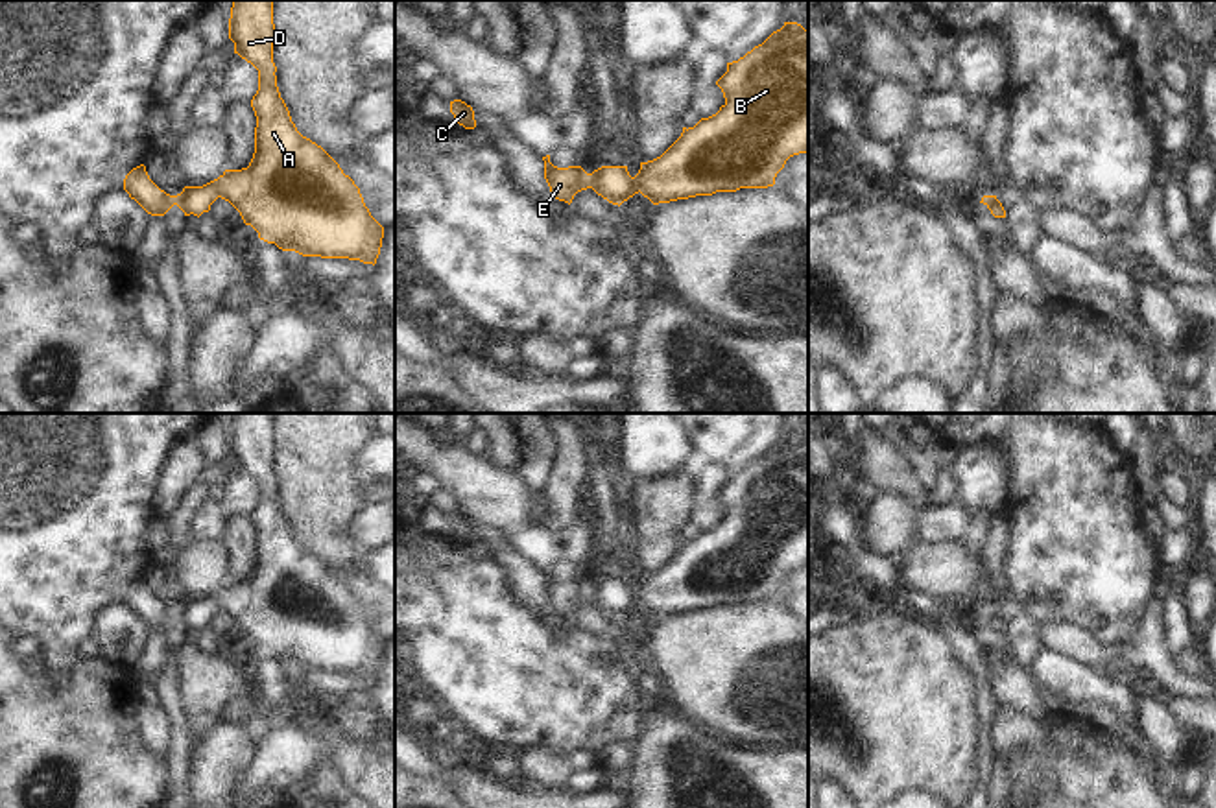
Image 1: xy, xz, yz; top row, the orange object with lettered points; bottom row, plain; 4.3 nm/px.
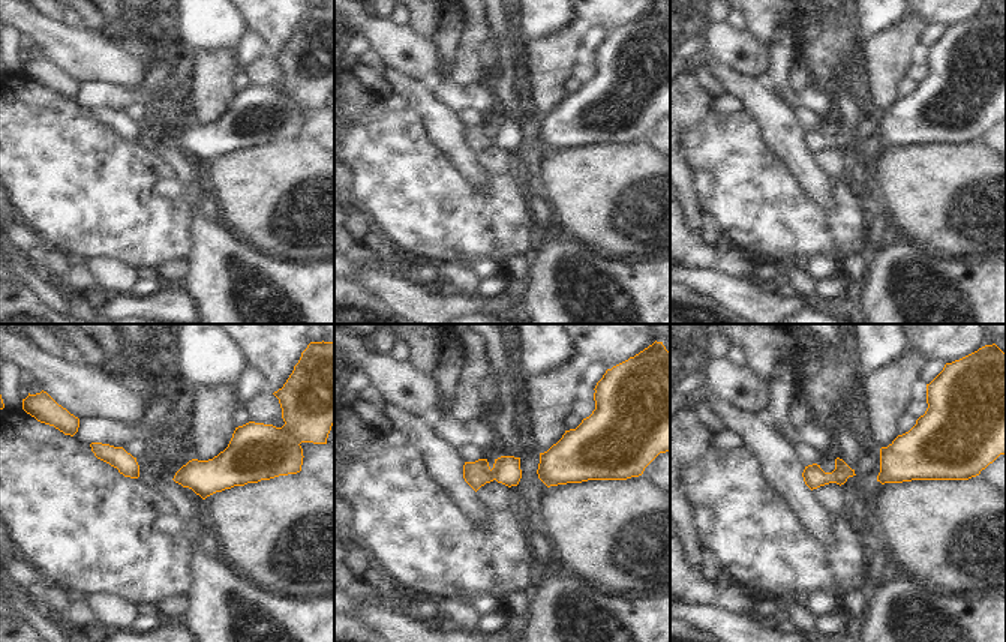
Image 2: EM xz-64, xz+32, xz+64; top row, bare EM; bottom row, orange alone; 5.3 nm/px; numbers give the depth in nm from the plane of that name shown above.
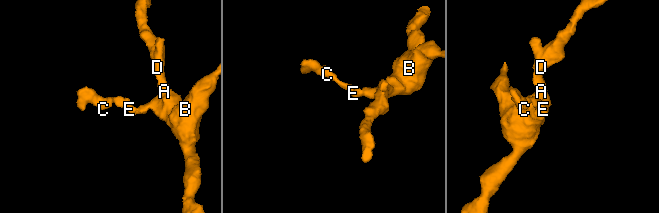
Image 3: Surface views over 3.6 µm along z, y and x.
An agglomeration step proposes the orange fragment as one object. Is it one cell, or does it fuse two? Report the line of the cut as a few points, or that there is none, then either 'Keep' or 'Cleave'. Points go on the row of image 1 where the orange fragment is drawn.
No split. Keep.

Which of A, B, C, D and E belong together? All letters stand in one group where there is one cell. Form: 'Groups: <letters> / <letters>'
Groups: A B C D E.

